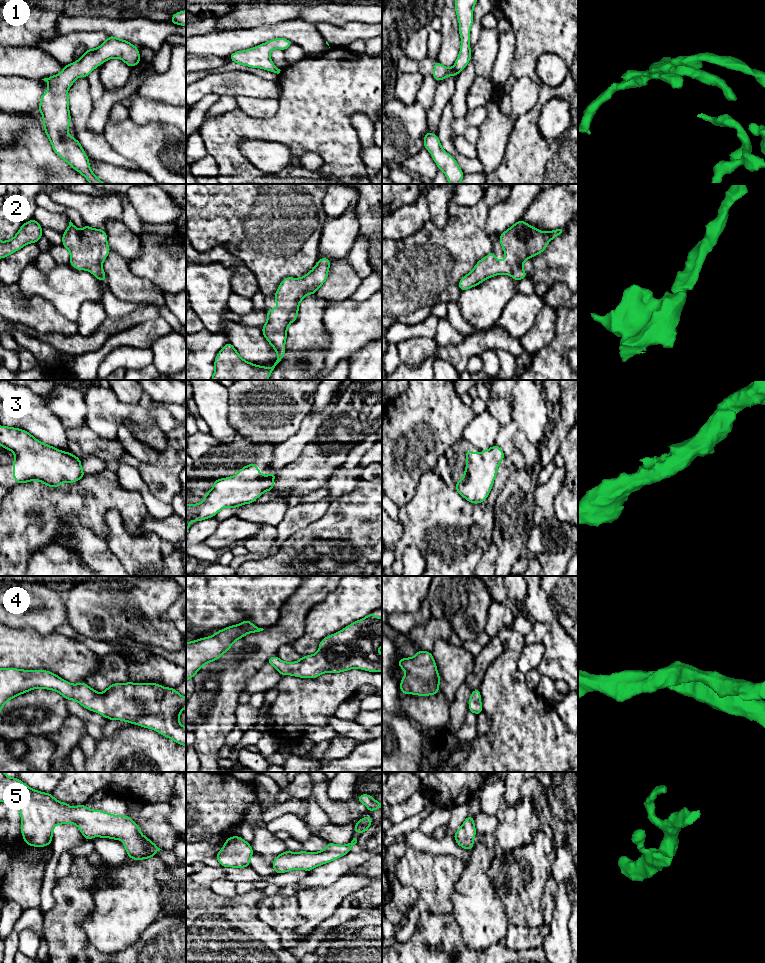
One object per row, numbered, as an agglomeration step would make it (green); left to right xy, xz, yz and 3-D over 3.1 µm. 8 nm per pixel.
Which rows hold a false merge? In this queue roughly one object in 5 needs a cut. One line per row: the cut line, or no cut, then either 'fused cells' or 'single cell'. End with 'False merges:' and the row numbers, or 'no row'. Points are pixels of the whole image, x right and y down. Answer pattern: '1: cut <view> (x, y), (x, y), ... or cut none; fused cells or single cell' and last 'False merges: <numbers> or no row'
1: cut none; single cell
2: cut none; single cell
3: cut none; single cell
4: cut none; single cell
5: cut none; single cell
False merges: no row

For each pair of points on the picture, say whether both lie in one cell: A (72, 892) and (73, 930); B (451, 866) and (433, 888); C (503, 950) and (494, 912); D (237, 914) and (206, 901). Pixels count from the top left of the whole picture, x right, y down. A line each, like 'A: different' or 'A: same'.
A: same
B: same
C: different
D: same

